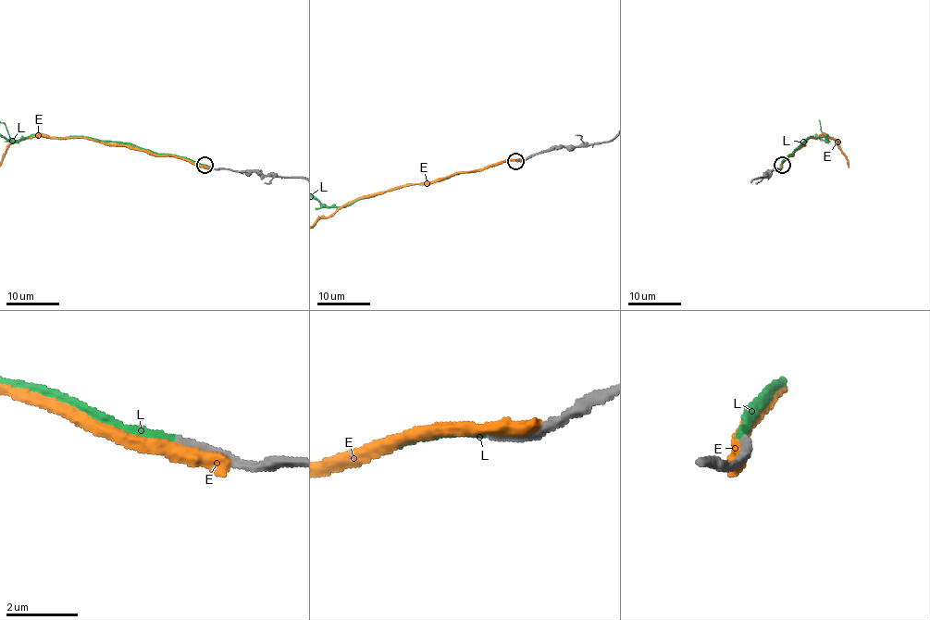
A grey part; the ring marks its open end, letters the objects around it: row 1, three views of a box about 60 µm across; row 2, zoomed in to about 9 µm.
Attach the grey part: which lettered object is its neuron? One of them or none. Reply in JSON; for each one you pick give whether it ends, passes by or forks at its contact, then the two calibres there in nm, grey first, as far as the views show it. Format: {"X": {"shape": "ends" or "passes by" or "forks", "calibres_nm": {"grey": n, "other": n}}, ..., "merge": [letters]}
{"L": {"shape": "ends", "calibres_nm": {"grey": 240, "other": 240}}, "merge": ["L"]}

